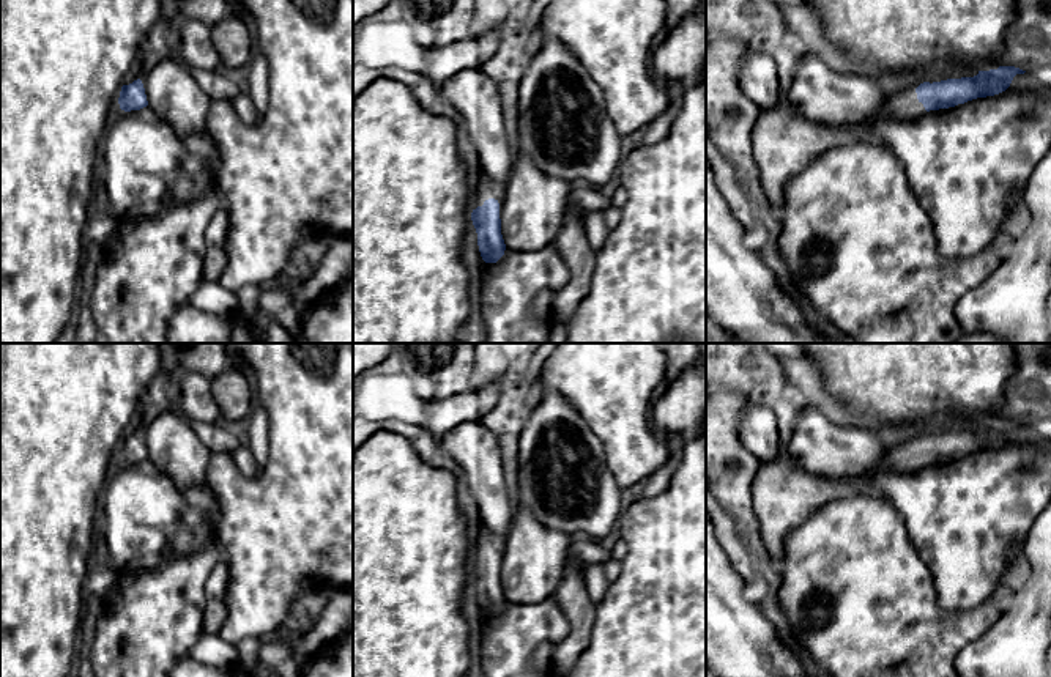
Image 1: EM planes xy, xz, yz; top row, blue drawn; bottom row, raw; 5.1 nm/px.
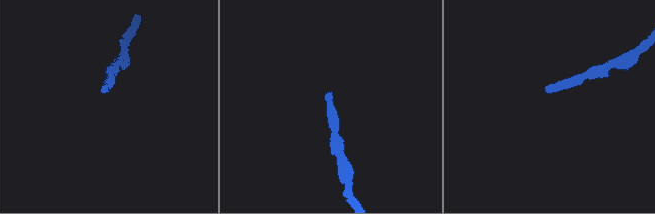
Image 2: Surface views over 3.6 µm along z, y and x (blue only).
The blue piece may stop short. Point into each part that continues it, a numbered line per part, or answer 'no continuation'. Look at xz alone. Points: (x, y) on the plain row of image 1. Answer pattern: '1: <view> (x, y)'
1: xz (481, 543)

